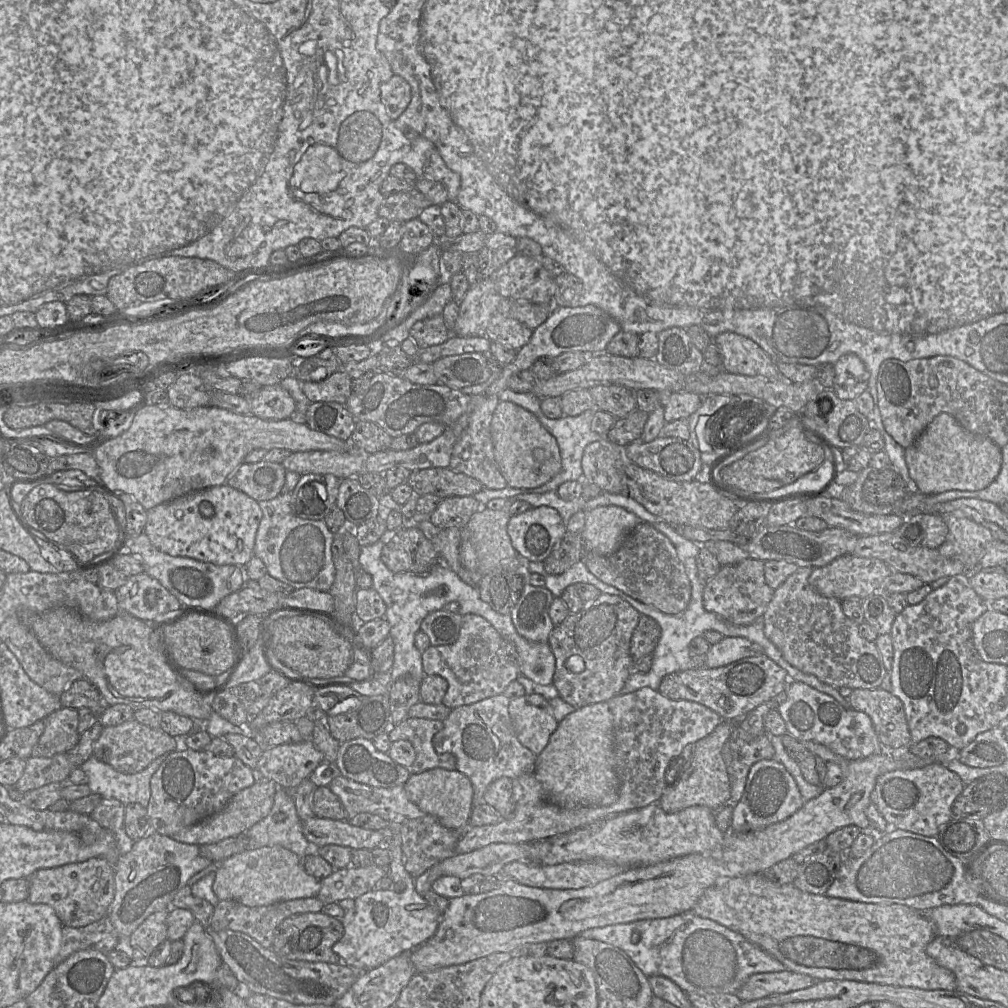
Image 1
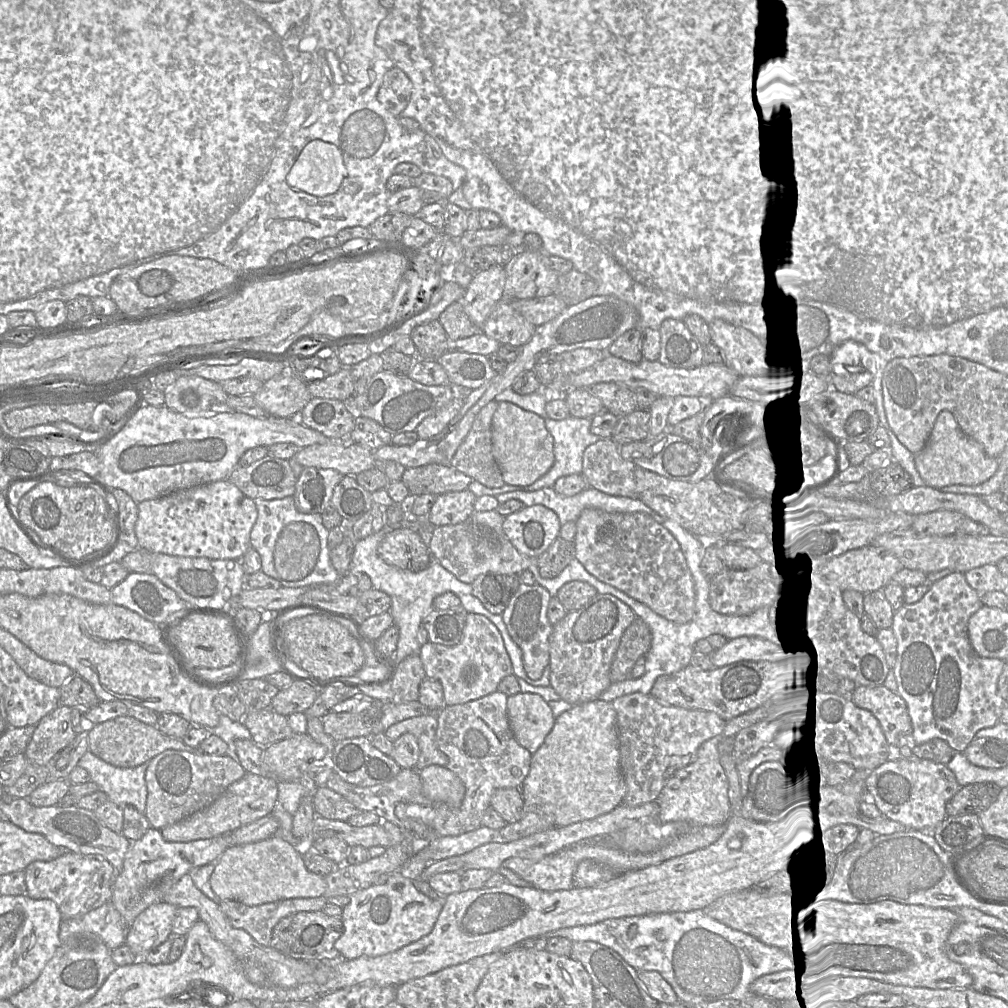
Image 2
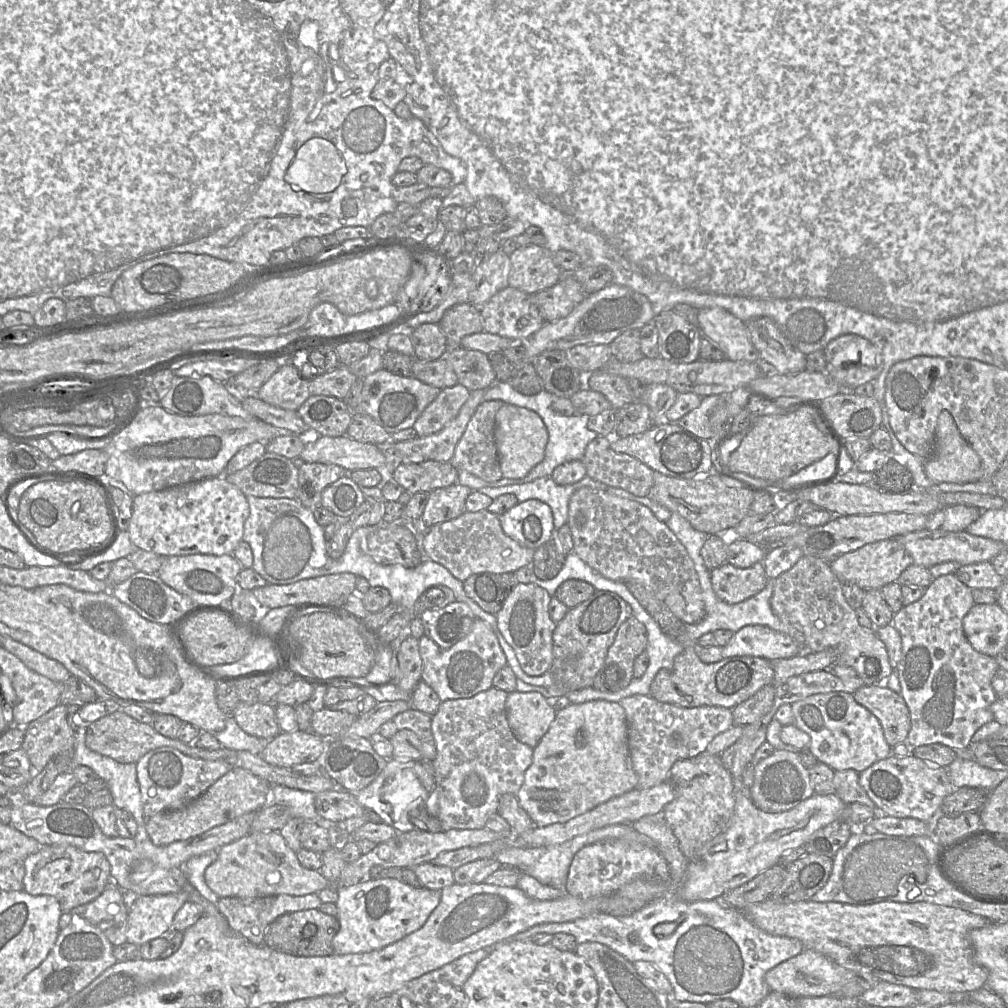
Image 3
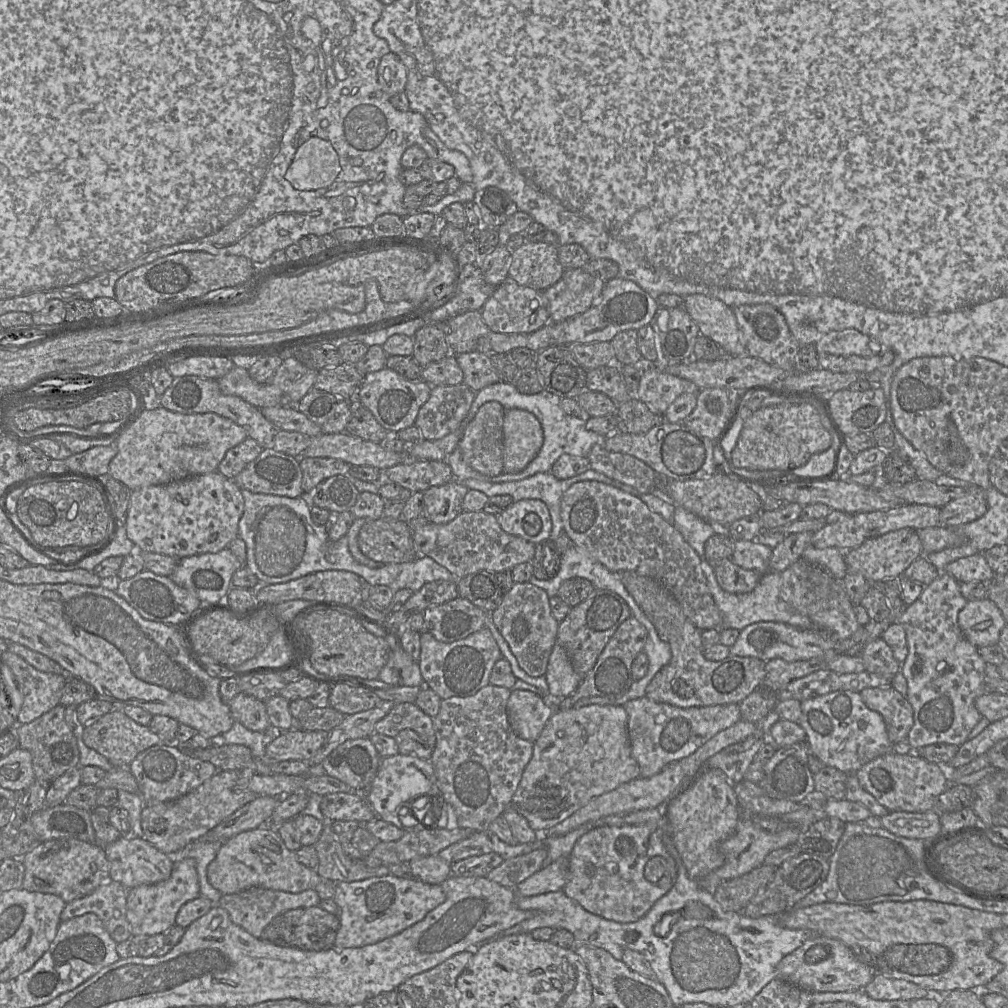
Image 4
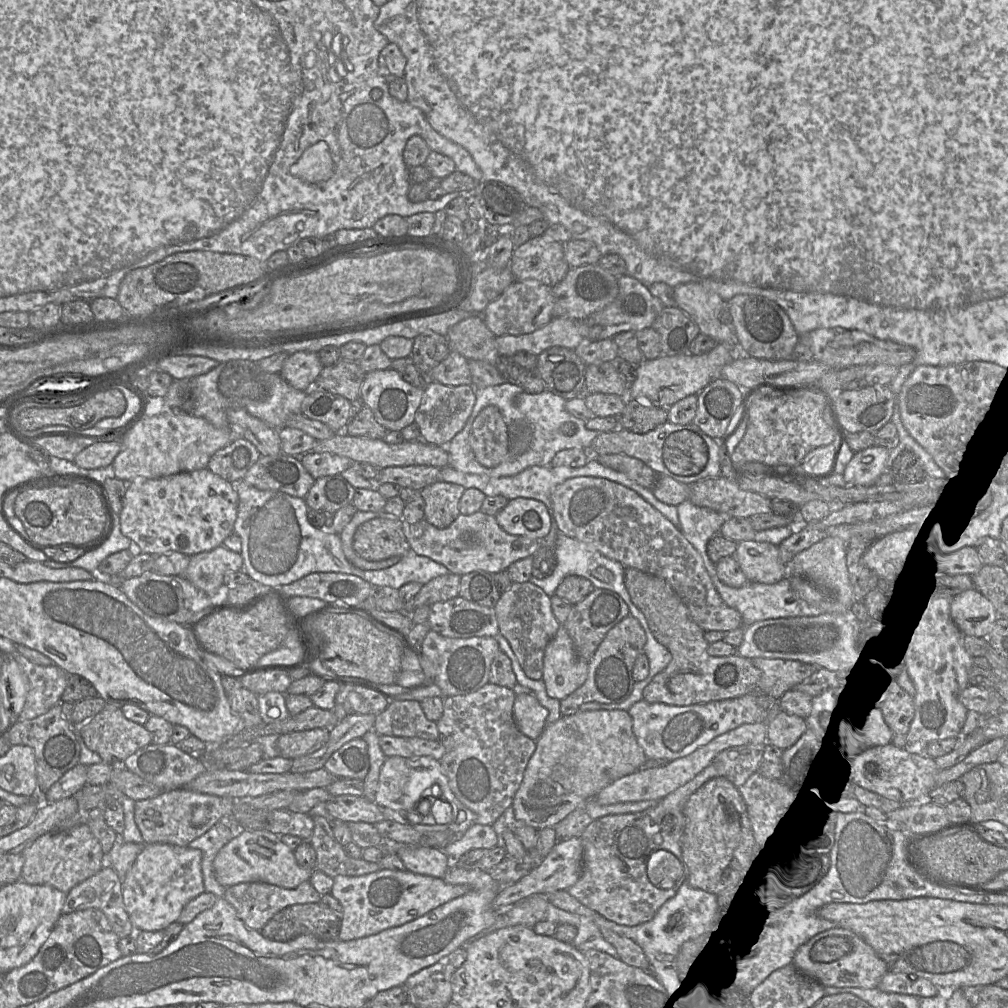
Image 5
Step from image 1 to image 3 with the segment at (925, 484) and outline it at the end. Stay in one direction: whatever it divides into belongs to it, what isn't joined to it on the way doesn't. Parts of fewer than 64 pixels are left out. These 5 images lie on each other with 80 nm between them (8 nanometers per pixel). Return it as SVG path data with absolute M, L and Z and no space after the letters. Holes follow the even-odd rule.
M947 410L942 411L938 417L934 451L928 459L924 460L924 470L934 484L968 483L978 481L982 477L982 462L979 455L963 438L952 414Z

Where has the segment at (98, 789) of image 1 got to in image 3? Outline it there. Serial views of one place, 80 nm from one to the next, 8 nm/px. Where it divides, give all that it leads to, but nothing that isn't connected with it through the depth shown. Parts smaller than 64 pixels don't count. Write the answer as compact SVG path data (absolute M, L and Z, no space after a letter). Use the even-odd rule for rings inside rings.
M84 727L75 732L74 766L87 766L103 779L113 797L115 808L131 813L137 829L144 827L145 816L136 774L136 763L123 764L91 751L85 745Z

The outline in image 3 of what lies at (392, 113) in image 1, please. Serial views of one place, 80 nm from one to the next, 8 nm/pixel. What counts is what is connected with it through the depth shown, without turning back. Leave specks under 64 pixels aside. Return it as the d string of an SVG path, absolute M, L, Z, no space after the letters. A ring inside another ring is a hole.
M393 58L385 60L379 67L378 82L372 91L372 98L382 101L388 108L394 110L403 101L409 75Z

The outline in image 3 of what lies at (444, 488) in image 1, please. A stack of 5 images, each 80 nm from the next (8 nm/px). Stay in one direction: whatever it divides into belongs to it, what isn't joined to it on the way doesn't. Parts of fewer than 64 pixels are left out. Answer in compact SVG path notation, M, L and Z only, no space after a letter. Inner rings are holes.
M450 462L401 463L392 473L392 479L412 494L430 493L457 483L458 473Z

